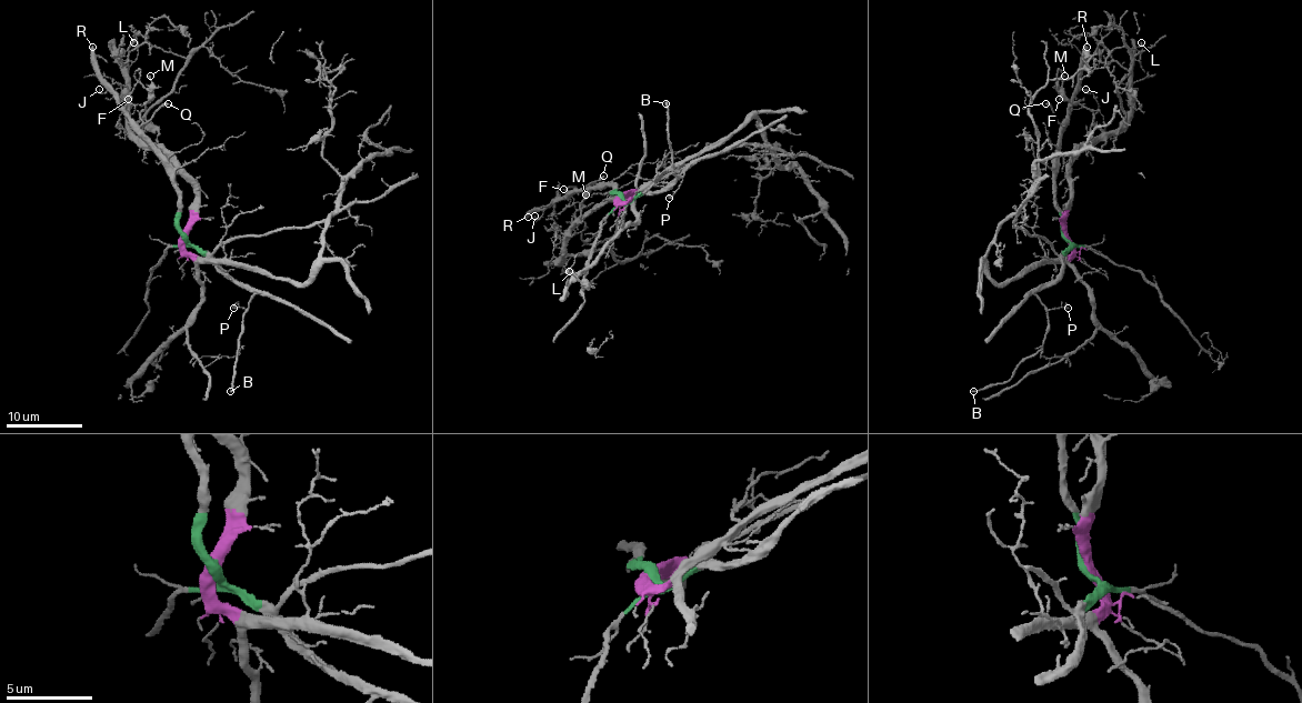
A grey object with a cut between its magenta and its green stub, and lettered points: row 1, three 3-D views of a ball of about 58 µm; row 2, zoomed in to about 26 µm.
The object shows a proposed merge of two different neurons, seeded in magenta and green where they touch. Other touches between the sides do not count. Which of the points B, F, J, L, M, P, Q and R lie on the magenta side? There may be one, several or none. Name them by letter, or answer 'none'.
F, L, M

